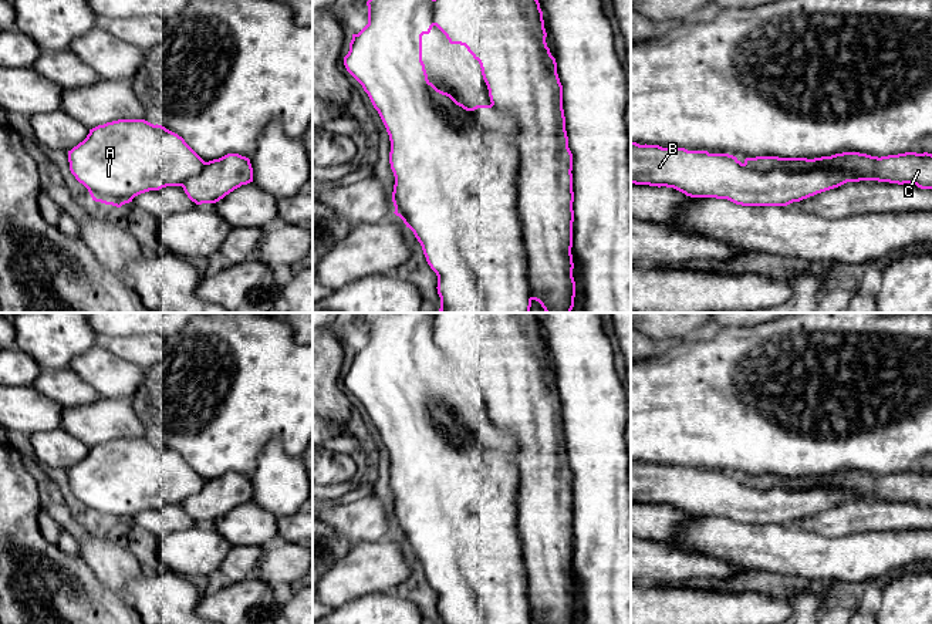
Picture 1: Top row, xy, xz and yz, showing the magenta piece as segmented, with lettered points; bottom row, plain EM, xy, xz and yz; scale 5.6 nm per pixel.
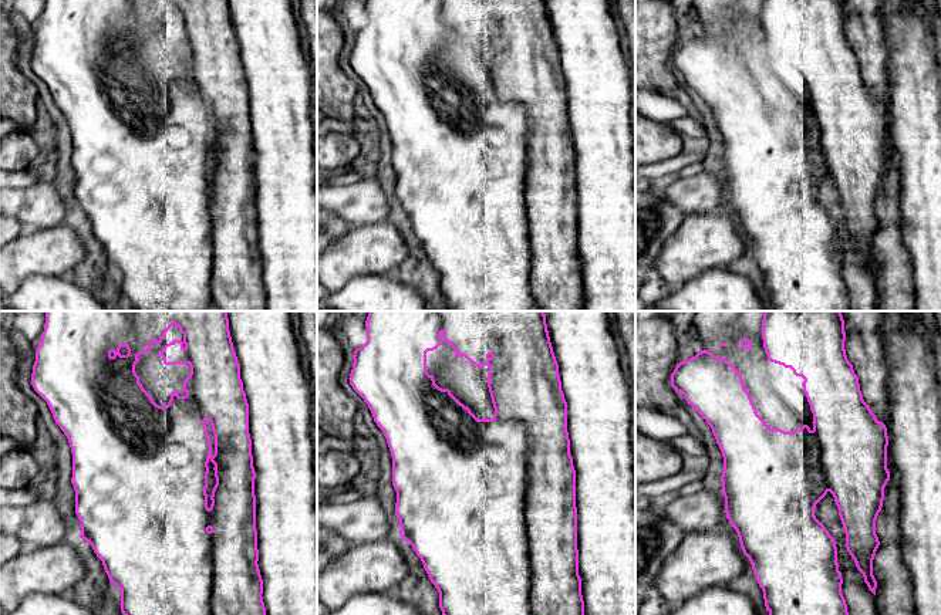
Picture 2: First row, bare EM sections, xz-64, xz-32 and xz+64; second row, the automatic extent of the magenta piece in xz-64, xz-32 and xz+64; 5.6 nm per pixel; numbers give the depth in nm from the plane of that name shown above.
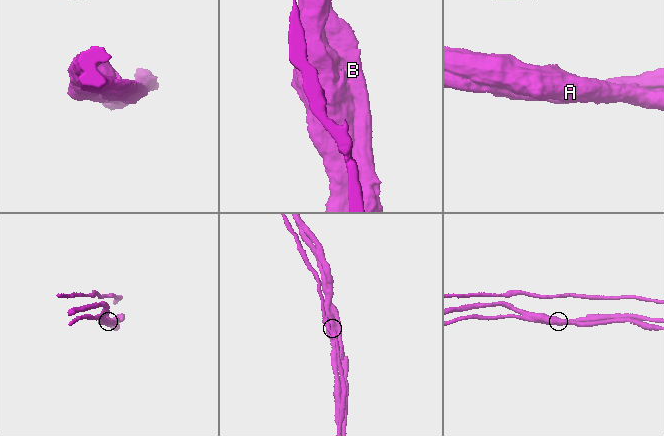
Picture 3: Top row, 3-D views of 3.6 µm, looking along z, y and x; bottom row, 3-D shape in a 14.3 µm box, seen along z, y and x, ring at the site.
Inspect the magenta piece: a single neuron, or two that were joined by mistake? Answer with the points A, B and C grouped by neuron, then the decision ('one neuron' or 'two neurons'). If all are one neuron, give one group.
A C / B; two neurons

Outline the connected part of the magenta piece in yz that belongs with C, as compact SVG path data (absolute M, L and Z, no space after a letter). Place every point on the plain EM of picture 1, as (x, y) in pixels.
M842 470L814 478L756 475L746 476L744 483L753 488L810 489L823 486L850 489L861 499L914 502L921 507L932 507L932 472L928 470L905 470L881 476L860 470Z

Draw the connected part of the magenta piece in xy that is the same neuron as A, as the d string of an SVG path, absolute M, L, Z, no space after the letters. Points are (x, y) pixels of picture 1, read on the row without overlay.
M118 438L90 448L87 456L68 469L68 480L92 519L116 526L149 509L182 505L206 482L182 455L145 438Z

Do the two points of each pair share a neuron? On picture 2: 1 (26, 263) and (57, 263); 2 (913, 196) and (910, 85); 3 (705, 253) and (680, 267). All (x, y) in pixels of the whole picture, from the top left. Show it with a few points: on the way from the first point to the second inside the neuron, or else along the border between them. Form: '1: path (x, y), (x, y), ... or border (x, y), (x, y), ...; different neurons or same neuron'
1: path (33, 263), (50, 263); same neuron
2: path (914, 169), (914, 112); same neuron
3: path (700, 253), (694, 253), (685, 262); same neuron

